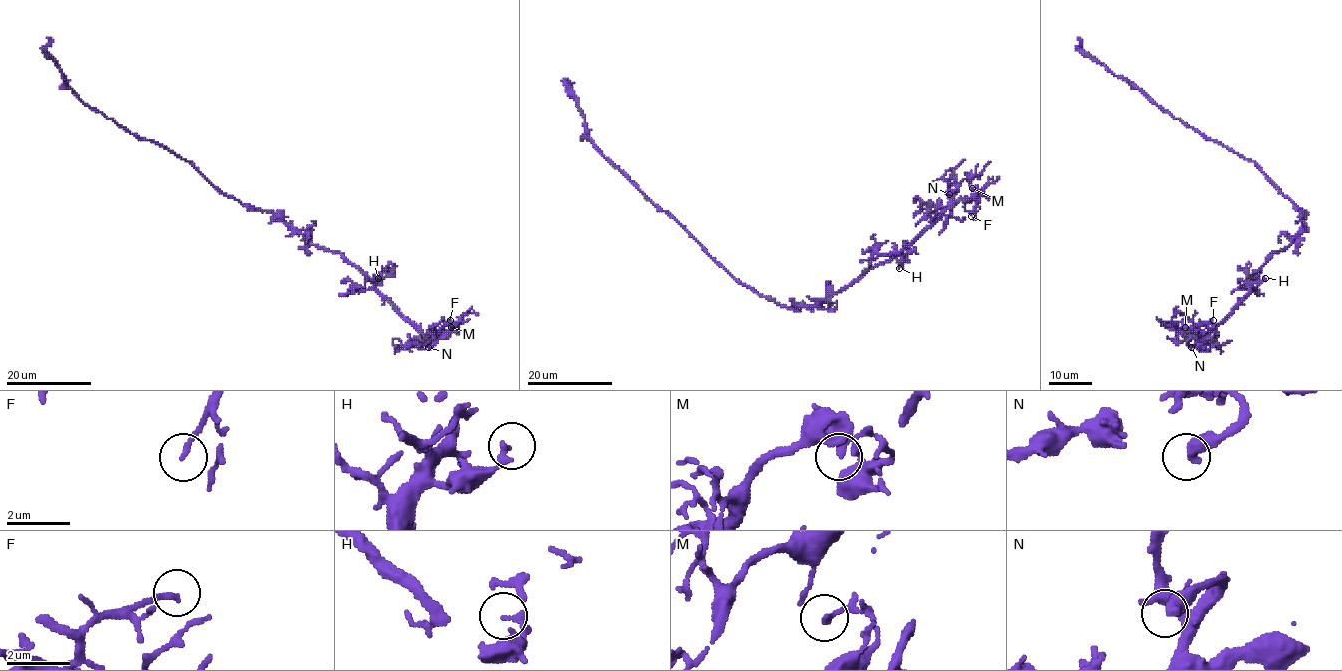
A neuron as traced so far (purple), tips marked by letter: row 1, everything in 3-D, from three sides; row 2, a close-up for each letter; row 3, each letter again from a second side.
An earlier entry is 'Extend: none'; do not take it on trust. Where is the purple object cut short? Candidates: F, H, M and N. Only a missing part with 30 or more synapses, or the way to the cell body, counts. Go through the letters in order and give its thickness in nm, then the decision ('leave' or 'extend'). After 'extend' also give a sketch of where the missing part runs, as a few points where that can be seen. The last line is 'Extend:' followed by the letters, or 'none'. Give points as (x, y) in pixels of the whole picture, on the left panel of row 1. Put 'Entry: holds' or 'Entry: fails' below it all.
F: calibre 160 nm; leave
H: calibre 200 nm; leave
M: calibre 200 nm; leave
N: calibre 440 nm; extend; course (428, 347), (451, 350), (458, 343), (462, 354), (500, 338)
Extend: N
Entry: fails

